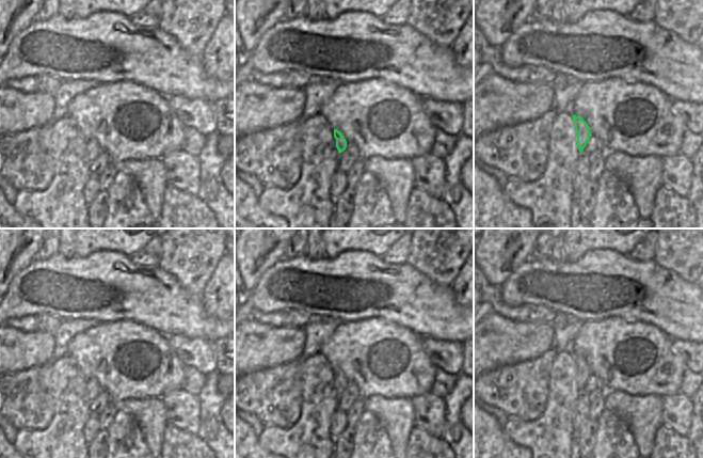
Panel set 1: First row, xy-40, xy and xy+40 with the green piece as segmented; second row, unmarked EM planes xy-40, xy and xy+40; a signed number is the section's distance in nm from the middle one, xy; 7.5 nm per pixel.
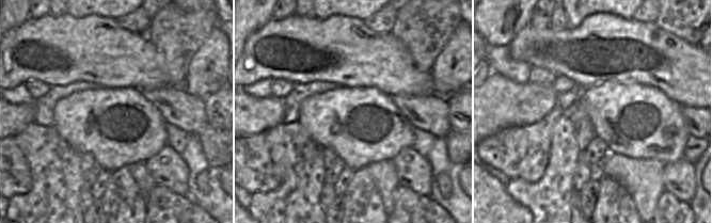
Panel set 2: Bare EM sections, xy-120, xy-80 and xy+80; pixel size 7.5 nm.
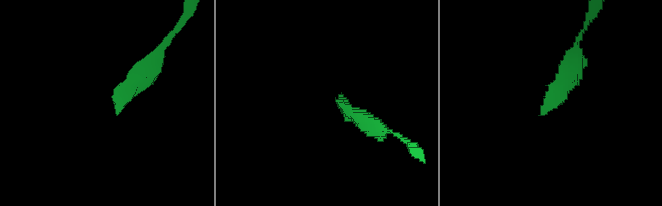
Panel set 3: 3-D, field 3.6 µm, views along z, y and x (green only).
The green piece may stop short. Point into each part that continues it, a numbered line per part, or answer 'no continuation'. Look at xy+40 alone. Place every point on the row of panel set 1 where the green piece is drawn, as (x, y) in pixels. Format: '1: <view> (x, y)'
no continuation

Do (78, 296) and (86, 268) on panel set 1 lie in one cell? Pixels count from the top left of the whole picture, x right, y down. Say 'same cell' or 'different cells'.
same cell

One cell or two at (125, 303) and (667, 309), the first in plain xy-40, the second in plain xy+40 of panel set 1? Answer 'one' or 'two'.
one

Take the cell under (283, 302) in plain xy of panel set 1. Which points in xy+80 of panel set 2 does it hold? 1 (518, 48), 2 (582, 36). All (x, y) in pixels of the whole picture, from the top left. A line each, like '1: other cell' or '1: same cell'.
1: same cell
2: same cell

